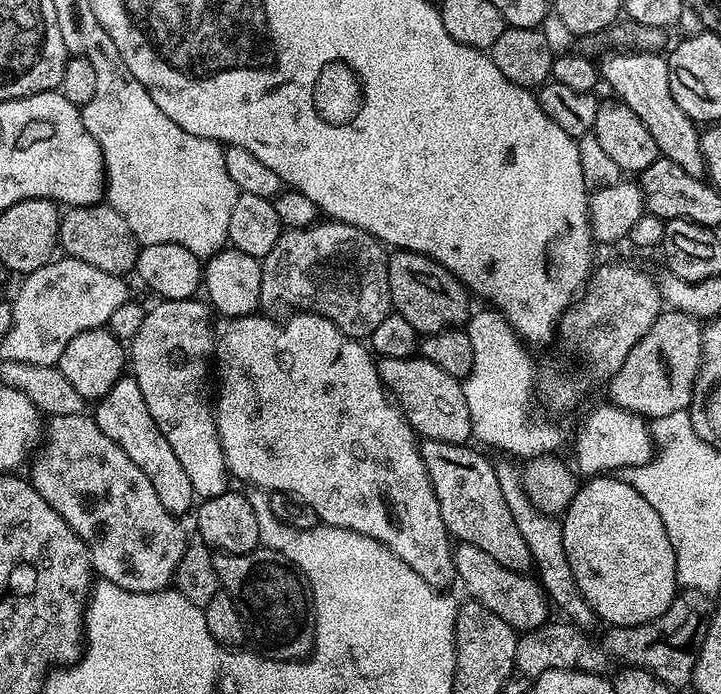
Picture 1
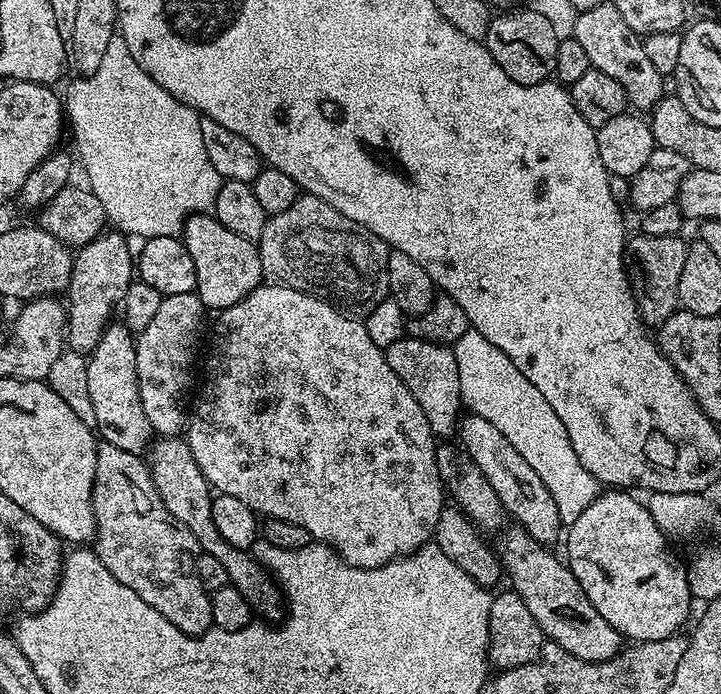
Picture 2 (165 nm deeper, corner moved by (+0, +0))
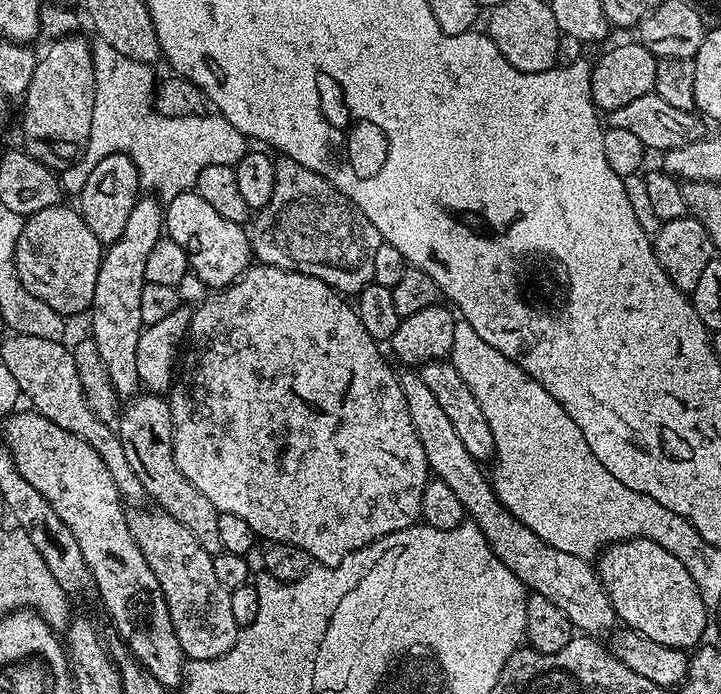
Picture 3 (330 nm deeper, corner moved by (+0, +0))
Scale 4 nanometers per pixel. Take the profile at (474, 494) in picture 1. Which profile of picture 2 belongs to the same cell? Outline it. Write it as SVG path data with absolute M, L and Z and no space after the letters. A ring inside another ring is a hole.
M519 526L505 527L498 539L494 551L500 558L503 575L512 583L509 584L511 591L522 598L526 610L530 610L534 622L542 626L551 643L562 646L562 650L570 650L570 654L582 658L582 662L606 662L619 654L622 647L620 632L594 610L594 602L590 602L586 590L578 586L578 578L574 578L561 557L559 560L552 553L551 547L534 542L527 530Z

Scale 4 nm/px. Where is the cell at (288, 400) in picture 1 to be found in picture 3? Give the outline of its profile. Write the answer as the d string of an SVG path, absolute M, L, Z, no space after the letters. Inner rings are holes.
M261 263L249 267L248 271L242 273L233 284L228 285L227 288L213 291L209 296L212 297L205 304L200 304L194 308L192 320L189 322L186 347L182 352L182 363L179 365L178 375L171 386L170 395L167 397L168 405L172 411L172 423L174 425L172 429L172 449L174 450L174 462L178 462L178 470L182 470L182 474L186 474L186 478L190 478L190 482L194 482L195 488L200 493L206 494L206 498L210 498L210 502L214 502L214 506L220 513L234 514L237 518L242 518L249 524L250 530L256 532L257 537L266 540L277 540L278 542L290 542L290 546L302 546L302 550L306 550L306 554L310 554L317 565L326 568L338 566L338 562L342 562L344 556L349 556L354 550L372 544L386 534L401 532L404 528L410 527L411 524L417 523L421 519L422 490L427 486L430 479L430 469L426 462L426 450L422 450L422 442L418 442L418 434L414 430L414 422L410 422L410 410L406 410L406 398L402 398L399 375L395 371L392 373L391 366L384 361L384 356L380 353L381 345L378 341L370 338L370 334L366 334L366 326L362 326L355 307L349 301L347 304L344 301L347 299L341 293L318 278L307 276L301 272L287 272L285 268L275 268L269 264Z

